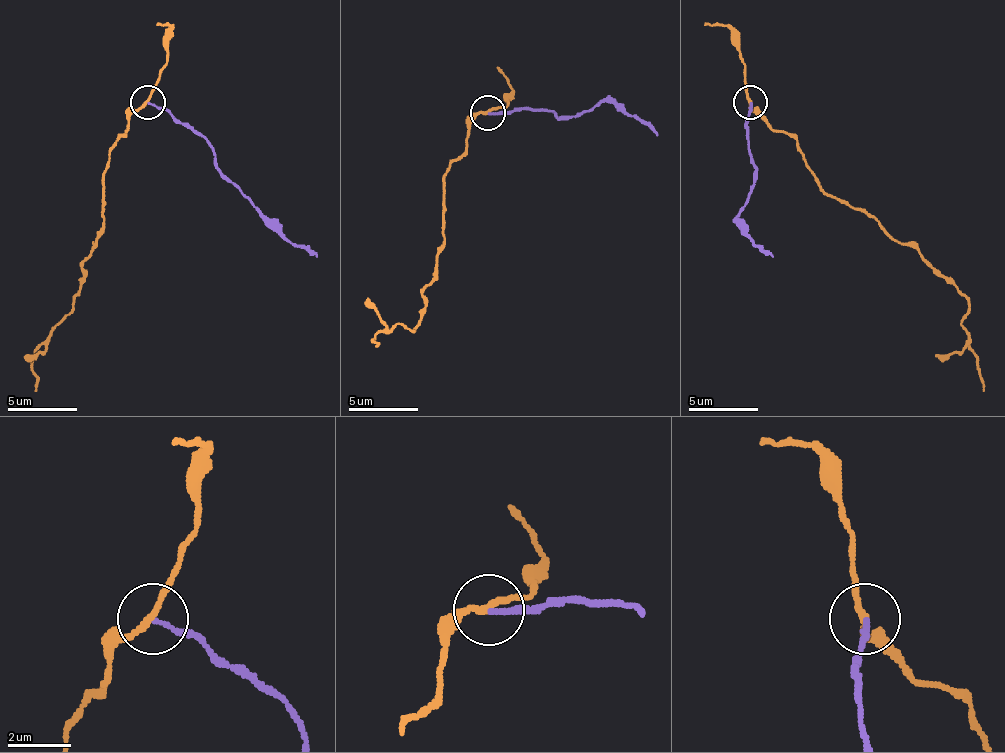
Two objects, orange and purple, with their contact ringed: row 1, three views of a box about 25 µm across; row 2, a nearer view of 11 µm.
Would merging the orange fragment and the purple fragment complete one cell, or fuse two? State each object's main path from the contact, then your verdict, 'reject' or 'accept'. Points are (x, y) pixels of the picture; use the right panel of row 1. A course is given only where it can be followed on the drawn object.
orange runs (749, 103), (773, 131), (798, 141), (819, 186), (864, 207), (969, 301), (962, 329), (982, 392); purple runs (749, 103), (746, 124), (753, 190), (739, 225), (773, 256); reject

